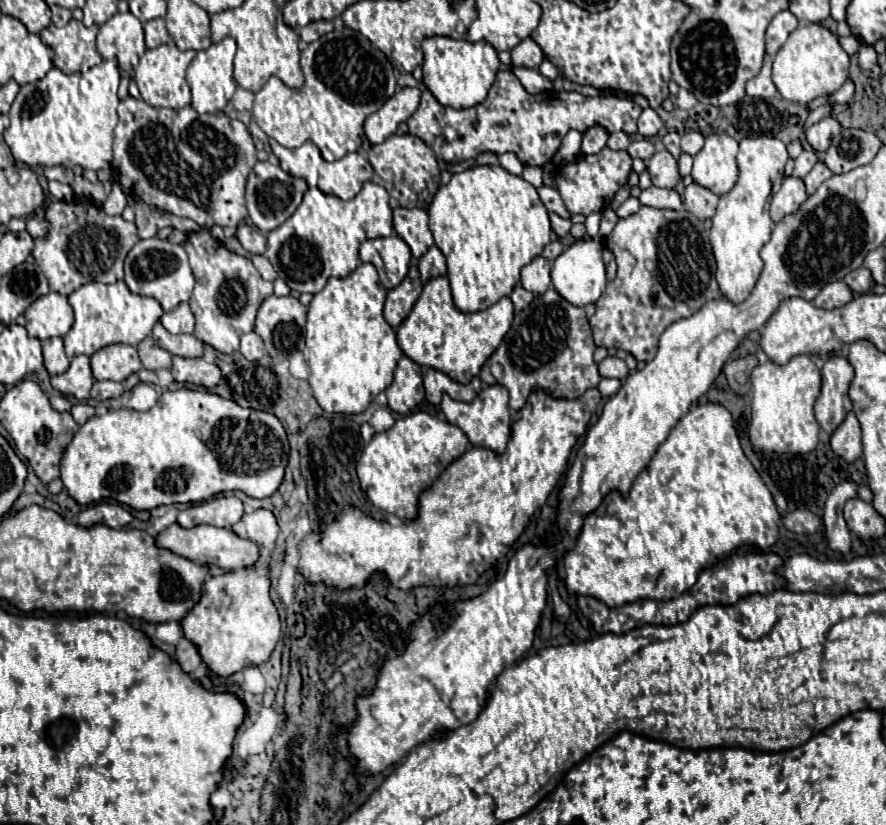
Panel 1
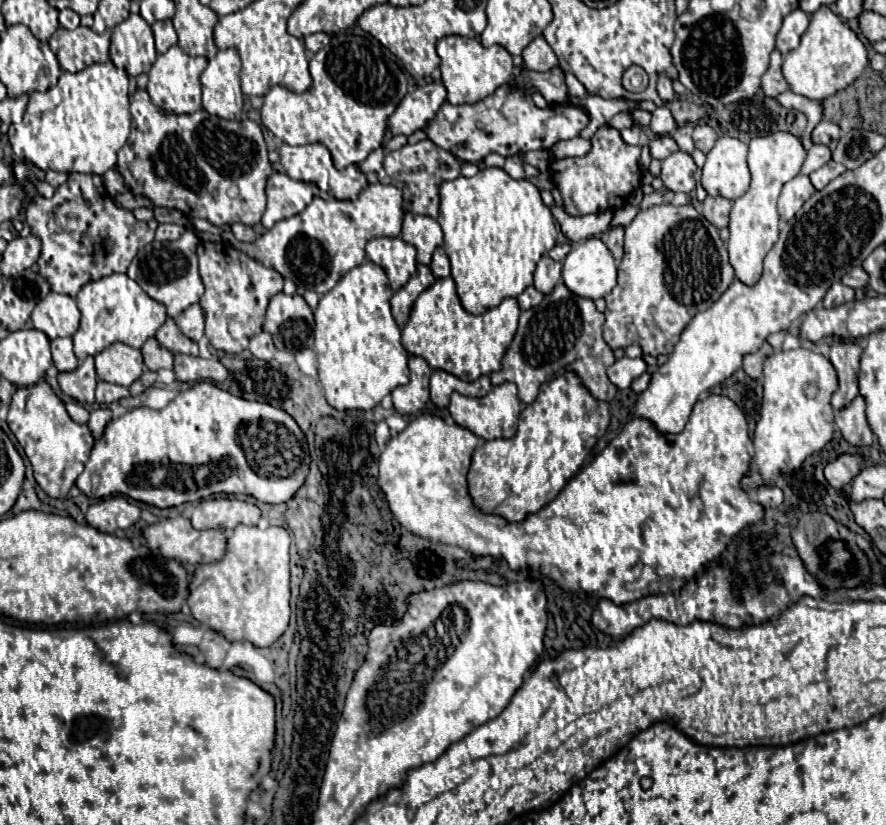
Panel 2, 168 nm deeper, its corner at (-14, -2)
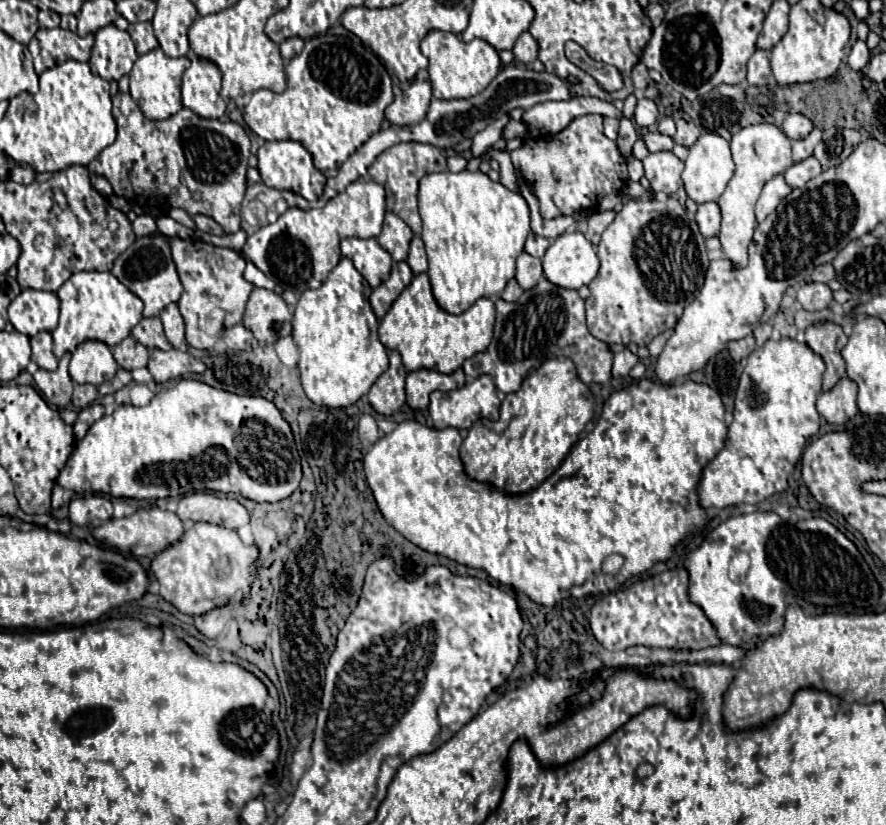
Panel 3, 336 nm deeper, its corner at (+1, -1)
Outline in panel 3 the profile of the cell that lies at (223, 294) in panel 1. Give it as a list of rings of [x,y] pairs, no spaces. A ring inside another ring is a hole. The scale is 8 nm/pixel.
[[[175,237],[169,239],[169,245],[185,289],[177,303],[187,325],[187,343],[195,349],[213,349],[213,345],[221,339],[223,329],[229,329],[243,321],[245,305],[251,291],[255,289],[255,285],[243,277],[245,259],[233,249],[207,243],[199,245],[193,243],[193,239]]]

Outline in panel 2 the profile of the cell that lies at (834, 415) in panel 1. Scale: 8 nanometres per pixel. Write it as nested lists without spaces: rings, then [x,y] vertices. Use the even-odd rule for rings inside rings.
[[[834,342],[830,346],[830,362],[838,372],[838,390],[832,396],[834,410],[848,406],[858,396],[858,366],[862,346],[856,342]]]

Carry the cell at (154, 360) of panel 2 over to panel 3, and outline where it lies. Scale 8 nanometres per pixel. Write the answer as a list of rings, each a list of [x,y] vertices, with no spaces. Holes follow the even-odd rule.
[[[127,337],[119,345],[113,347],[113,357],[117,359],[119,367],[133,371],[133,369],[139,369],[139,367],[147,367],[149,349],[141,343],[137,343],[133,337]]]

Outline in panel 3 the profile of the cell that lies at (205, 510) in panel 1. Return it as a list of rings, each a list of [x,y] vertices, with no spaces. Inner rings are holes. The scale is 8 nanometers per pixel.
[[[193,493],[183,497],[176,515],[181,521],[205,521],[229,529],[239,529],[249,523],[249,513],[237,499],[217,497],[213,493]]]

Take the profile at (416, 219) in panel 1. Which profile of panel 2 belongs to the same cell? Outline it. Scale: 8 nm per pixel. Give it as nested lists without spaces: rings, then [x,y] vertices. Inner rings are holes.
[[[408,212],[402,224],[402,240],[416,248],[416,260],[420,264],[430,264],[434,248],[442,244],[442,228],[430,216]]]

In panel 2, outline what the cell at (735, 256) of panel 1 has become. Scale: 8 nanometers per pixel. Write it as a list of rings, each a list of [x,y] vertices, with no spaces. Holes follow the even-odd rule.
[[[772,132],[766,136],[758,136],[750,140],[748,150],[748,168],[752,174],[750,188],[744,196],[734,200],[730,212],[730,264],[736,272],[736,278],[744,284],[756,284],[762,272],[762,260],[778,240],[778,210],[776,200],[780,196],[782,186],[800,174],[800,168],[806,160],[806,150],[800,138],[790,132]]]

